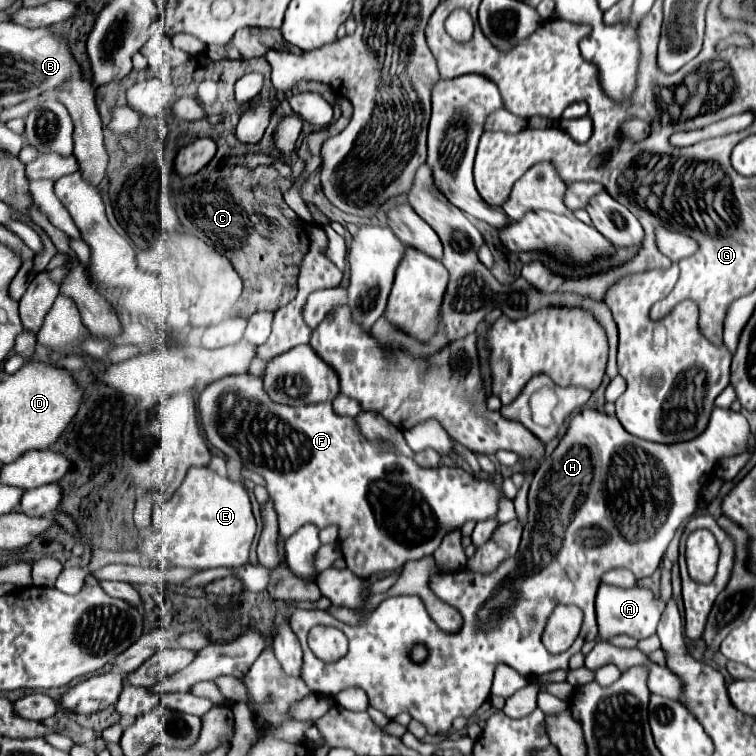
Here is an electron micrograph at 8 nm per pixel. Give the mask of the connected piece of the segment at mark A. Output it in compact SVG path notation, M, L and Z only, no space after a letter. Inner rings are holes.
M599 584L597 590L597 600L595 600L595 610L597 610L597 624L601 628L599 640L611 640L619 634L633 636L637 640L643 640L651 634L655 634L655 628L659 624L659 618L665 610L665 602L655 598L655 594L649 588L619 588L611 584Z

